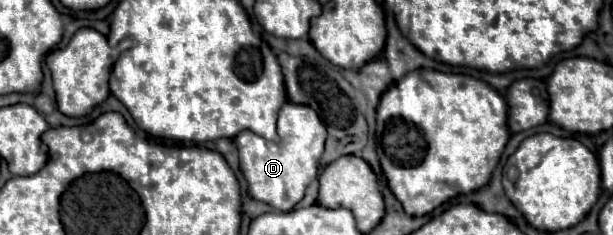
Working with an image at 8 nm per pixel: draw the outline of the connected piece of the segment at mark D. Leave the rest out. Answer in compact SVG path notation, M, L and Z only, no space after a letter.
M286 101L278 115L278 135L280 143L272 143L252 131L242 131L236 135L234 143L238 147L240 169L248 181L250 195L280 211L290 211L304 197L310 181L318 177L318 159L324 151L326 127L312 107Z

